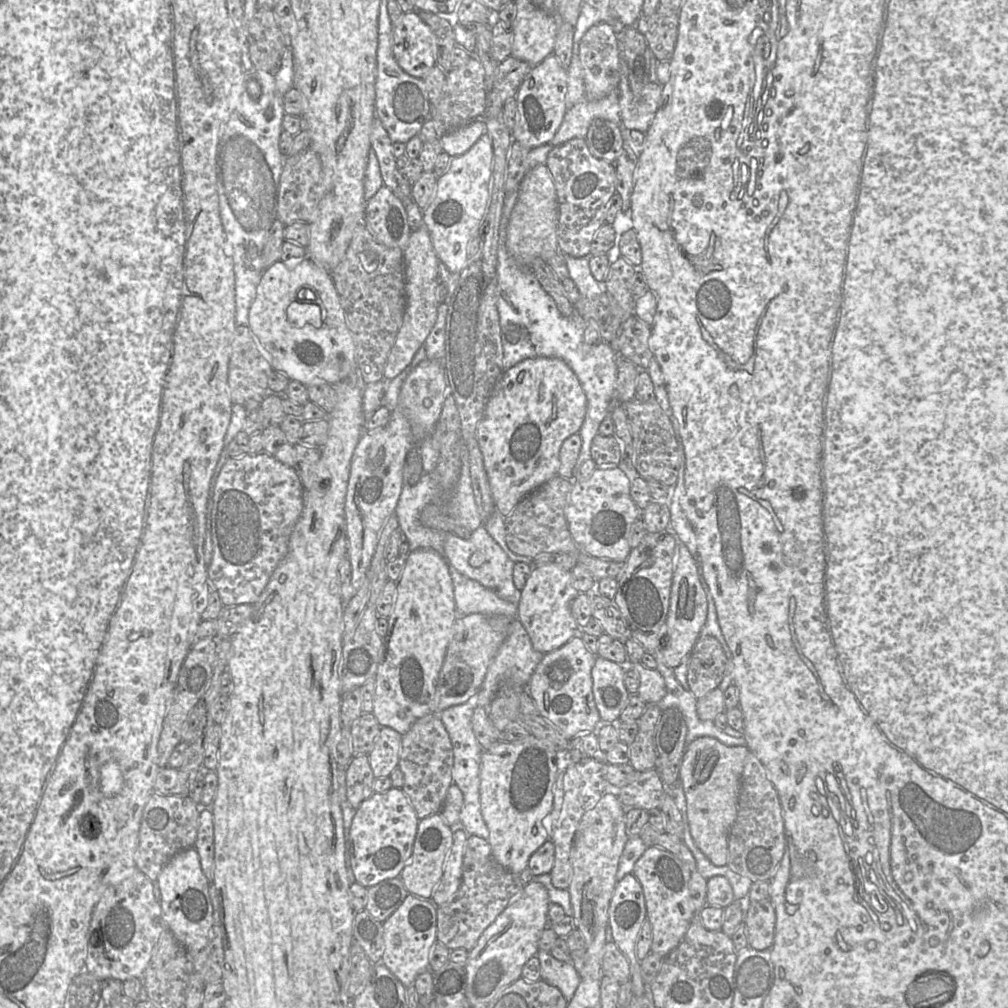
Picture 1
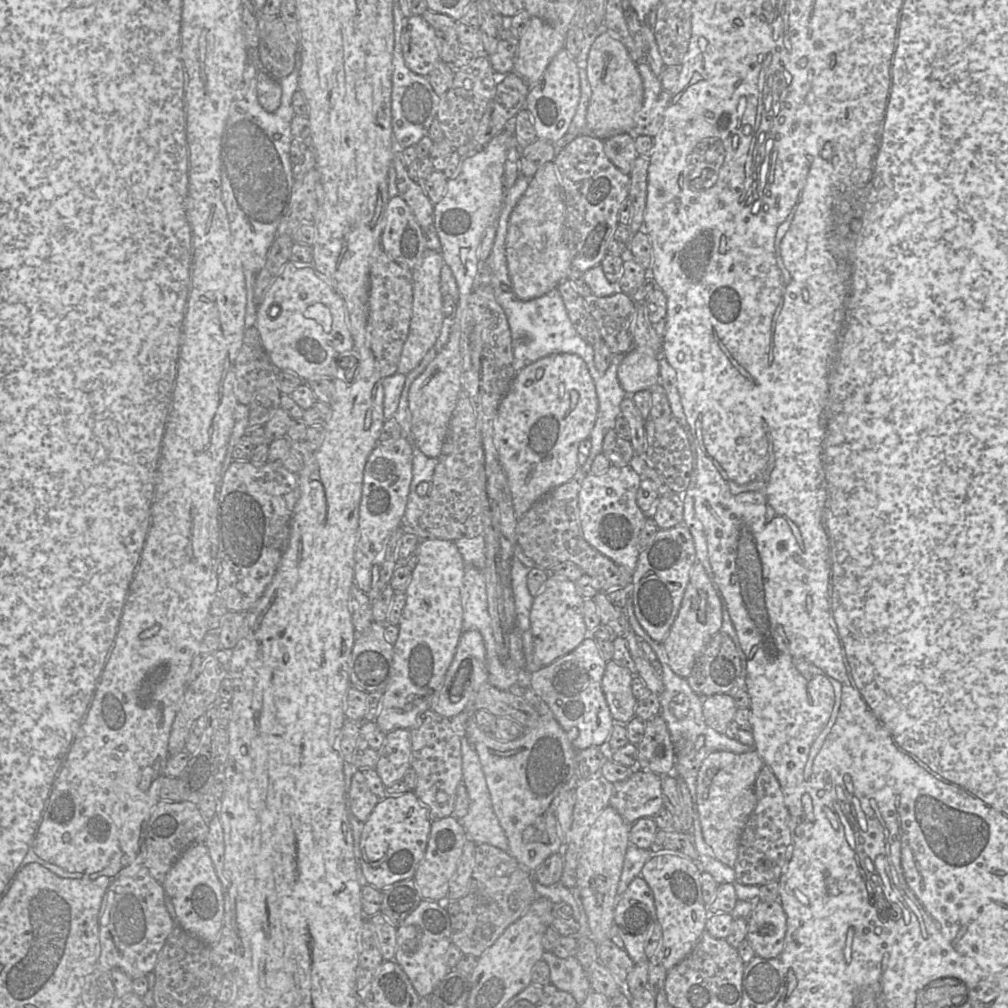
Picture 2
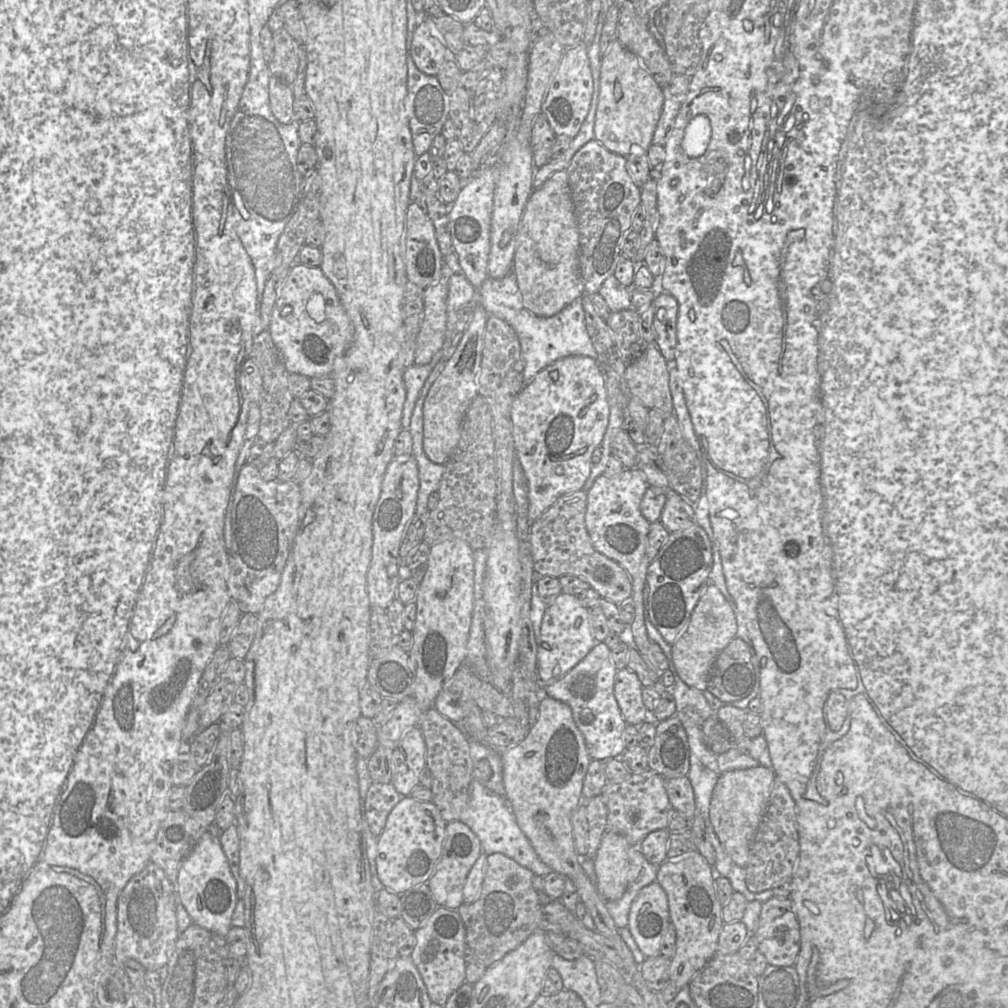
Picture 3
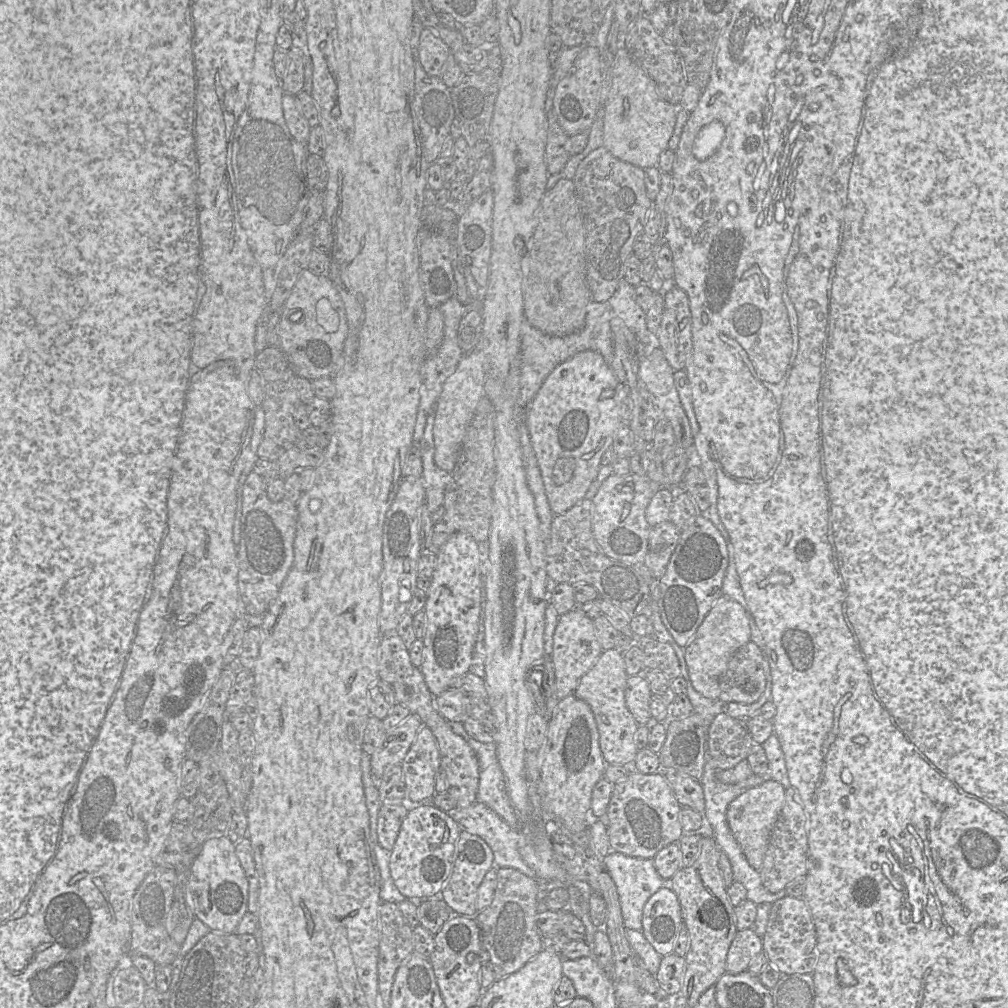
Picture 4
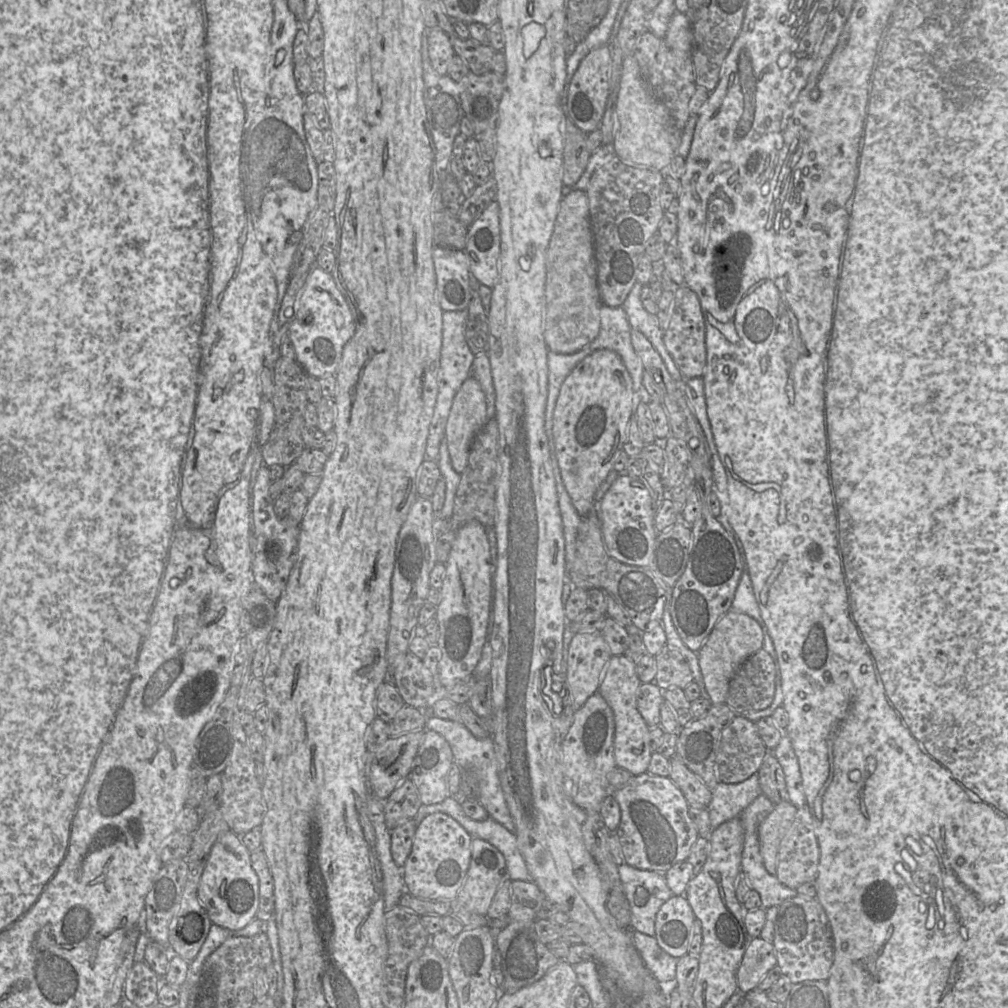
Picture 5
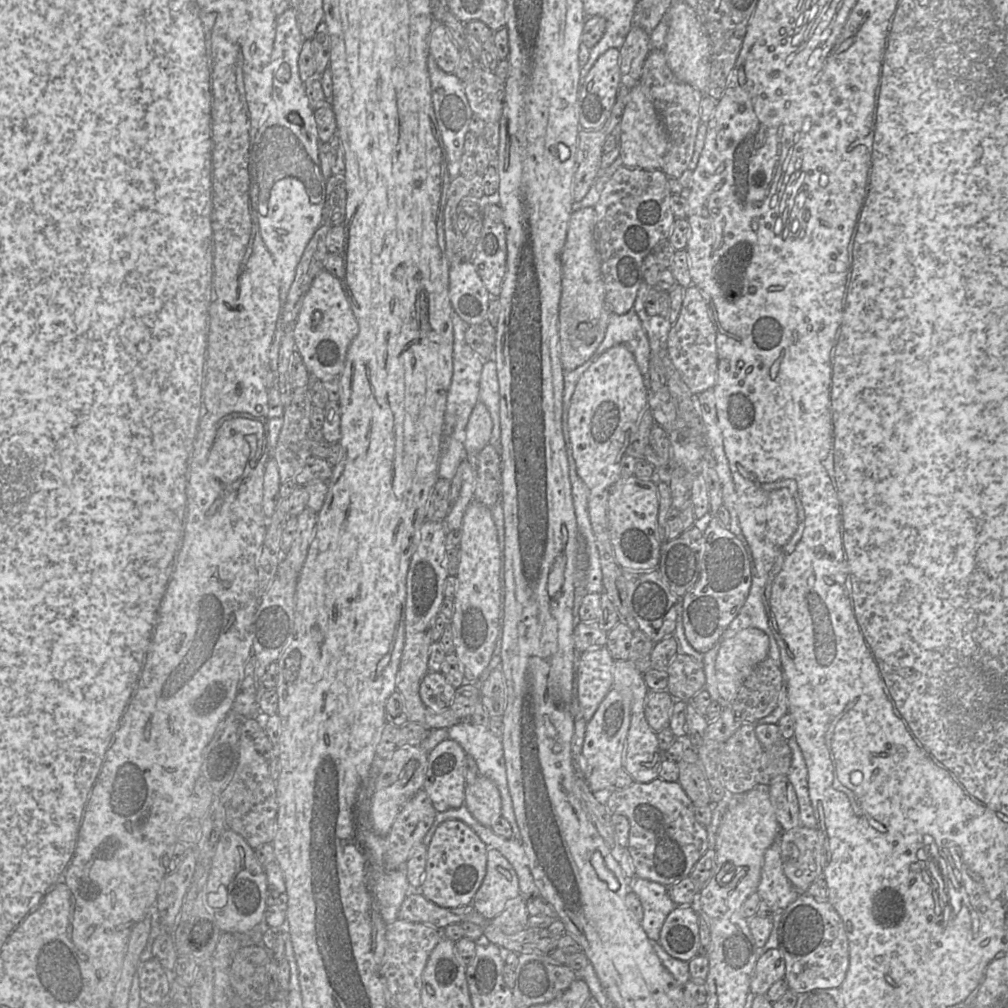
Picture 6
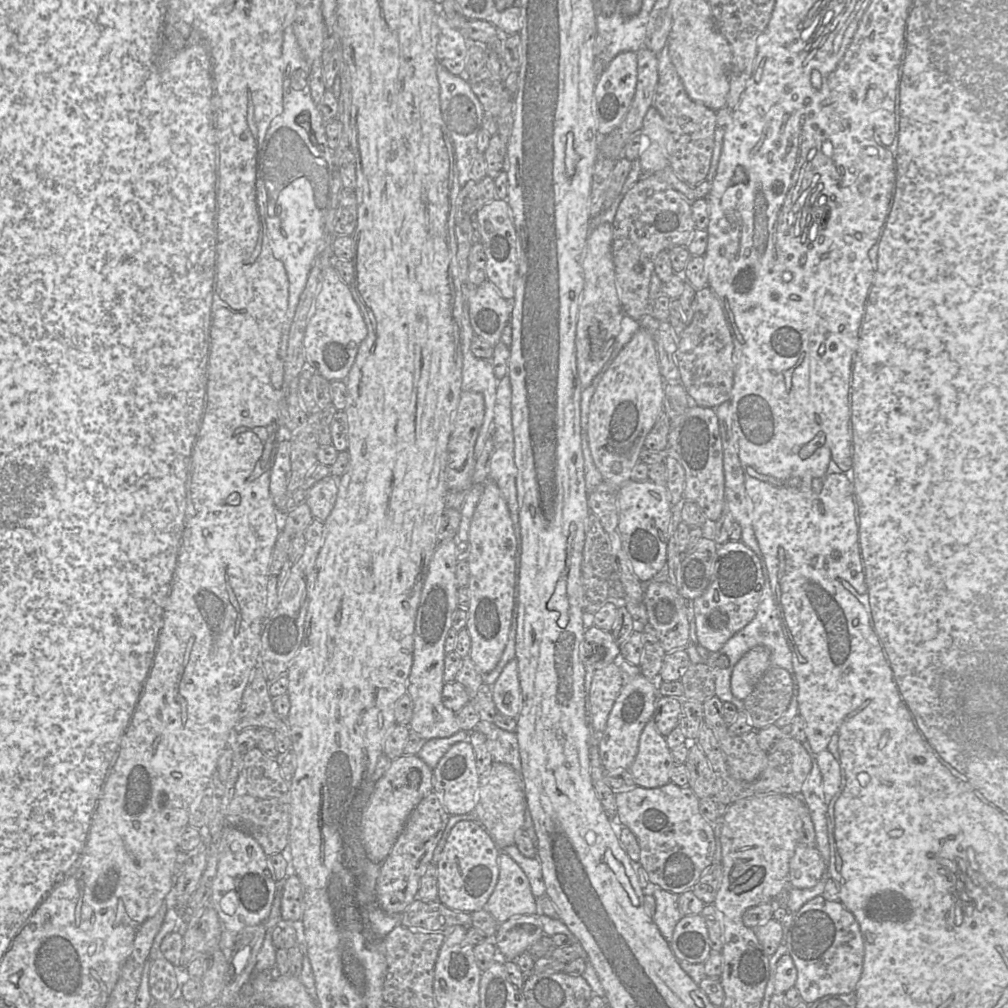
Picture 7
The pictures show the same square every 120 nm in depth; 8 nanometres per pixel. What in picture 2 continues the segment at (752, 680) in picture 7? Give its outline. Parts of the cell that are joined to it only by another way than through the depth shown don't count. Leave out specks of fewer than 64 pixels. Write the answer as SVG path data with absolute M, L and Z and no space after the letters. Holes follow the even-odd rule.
M697 561L691 568L679 614L662 643L672 671L682 678L687 678L707 643L720 632L722 624L722 600L717 586L707 575L703 565Z

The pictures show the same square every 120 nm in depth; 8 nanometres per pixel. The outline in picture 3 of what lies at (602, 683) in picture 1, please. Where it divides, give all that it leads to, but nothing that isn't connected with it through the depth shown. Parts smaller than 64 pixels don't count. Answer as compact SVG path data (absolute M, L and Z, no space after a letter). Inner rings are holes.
M628 668L617 671L614 683L614 695L623 719L629 725L639 726L650 717L643 703L642 688L636 673Z

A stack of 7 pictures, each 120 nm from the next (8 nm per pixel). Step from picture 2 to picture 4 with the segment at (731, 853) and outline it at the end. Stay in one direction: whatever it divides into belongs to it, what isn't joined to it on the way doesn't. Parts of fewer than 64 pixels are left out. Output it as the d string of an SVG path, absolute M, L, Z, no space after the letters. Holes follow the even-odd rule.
M768 779L739 795L727 808L726 820L729 829L747 861L757 871L762 866L771 831L783 806L785 790L778 782Z

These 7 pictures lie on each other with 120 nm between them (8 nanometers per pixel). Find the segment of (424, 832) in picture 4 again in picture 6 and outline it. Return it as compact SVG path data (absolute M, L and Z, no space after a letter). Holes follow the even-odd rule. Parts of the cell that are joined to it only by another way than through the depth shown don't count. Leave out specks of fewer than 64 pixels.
M448 819L434 831L427 845L426 866L418 891L429 901L444 908L471 905L487 870L488 847L464 822Z

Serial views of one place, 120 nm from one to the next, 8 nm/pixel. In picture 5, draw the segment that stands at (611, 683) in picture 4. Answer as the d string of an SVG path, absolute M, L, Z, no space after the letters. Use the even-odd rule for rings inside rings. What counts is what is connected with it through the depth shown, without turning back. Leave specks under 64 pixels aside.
M624 655L611 656L603 673L597 693L600 694L614 714L614 758L616 766L627 770L632 776L647 773L653 753L650 748L650 727L637 709L637 691L641 684L635 663Z

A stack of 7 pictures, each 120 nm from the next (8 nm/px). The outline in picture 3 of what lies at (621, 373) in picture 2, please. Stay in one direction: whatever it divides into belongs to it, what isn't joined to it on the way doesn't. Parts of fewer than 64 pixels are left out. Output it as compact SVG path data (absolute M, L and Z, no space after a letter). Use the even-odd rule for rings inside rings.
M646 344L641 354L627 364L625 380L633 398L639 399L648 409L656 409L663 414L673 414L669 363L655 344Z

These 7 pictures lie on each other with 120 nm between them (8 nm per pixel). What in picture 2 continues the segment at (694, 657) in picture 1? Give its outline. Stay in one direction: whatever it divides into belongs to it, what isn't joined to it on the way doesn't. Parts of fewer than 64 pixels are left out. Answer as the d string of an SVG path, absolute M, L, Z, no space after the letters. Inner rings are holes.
M725 633L715 634L697 658L691 674L685 678L691 689L702 698L714 694L733 694L745 688L745 654Z

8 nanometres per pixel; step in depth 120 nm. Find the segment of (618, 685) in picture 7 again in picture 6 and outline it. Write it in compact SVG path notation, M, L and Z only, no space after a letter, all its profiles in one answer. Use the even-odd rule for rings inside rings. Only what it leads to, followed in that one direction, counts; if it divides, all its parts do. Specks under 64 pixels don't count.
M607 647L585 651L576 658L577 700L587 722L613 688L614 663Z

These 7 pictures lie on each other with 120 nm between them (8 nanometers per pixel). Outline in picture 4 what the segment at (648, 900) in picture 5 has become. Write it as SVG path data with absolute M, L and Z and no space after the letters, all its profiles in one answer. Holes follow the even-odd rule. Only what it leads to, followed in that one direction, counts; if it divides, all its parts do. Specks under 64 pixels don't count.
M612 850L604 857L604 866L615 882L626 928L641 931L646 902L659 889L668 886L669 881L658 874L652 859L631 857Z

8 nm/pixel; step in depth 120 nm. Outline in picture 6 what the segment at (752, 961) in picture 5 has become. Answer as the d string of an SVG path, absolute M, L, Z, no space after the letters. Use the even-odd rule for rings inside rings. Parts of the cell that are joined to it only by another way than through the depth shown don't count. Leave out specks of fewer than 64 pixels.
M778 948L764 950L757 960L750 983L754 995L765 995L777 981L784 979L785 960Z

